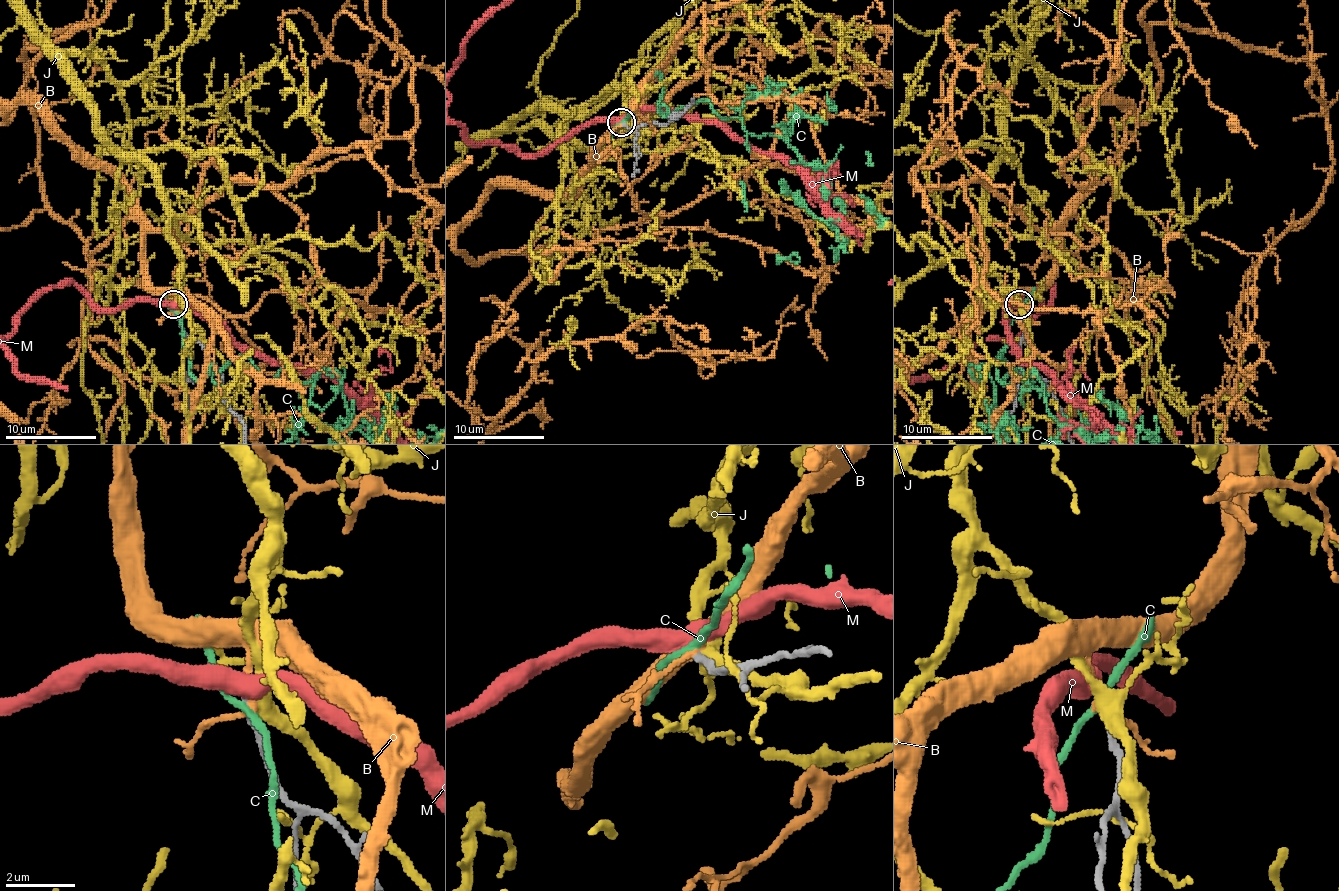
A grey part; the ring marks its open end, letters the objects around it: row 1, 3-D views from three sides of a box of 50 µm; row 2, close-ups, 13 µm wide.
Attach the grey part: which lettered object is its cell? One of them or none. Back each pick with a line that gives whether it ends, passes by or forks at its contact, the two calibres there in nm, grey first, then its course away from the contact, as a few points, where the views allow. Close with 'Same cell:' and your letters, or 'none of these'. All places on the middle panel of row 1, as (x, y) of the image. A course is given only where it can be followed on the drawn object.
Same cell: none of these

